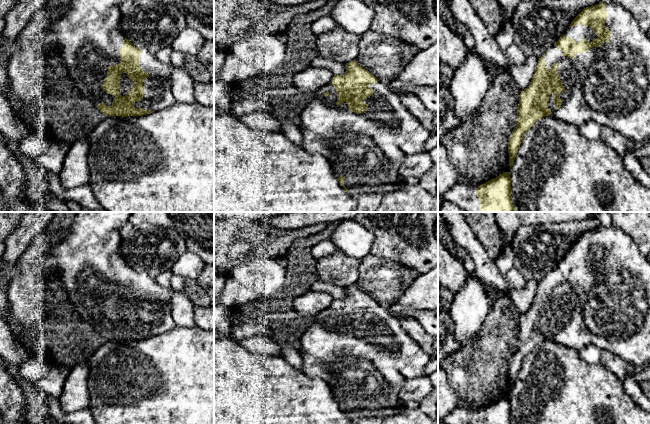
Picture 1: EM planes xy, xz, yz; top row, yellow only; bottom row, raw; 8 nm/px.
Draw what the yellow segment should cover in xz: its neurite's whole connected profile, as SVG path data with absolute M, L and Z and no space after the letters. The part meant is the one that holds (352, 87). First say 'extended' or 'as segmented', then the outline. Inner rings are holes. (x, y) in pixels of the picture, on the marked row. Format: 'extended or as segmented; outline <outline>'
as segmented; outline M355 60L345 65L347 71L343 75L334 75L330 82L337 92L336 105L340 106L346 102L349 111L356 114L366 113L368 104L363 101L374 93L374 89L368 86L376 84L379 80Z

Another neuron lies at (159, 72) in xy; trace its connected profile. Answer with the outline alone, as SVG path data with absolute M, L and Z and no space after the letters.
M141 49L140 67L149 77L143 80L143 97L134 103L134 108L158 111L174 104L176 99L169 80L172 72L170 64L160 63L155 55Z

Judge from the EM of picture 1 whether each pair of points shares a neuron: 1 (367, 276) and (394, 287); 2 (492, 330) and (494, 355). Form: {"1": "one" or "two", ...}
{"1": "one", "2": "one"}

